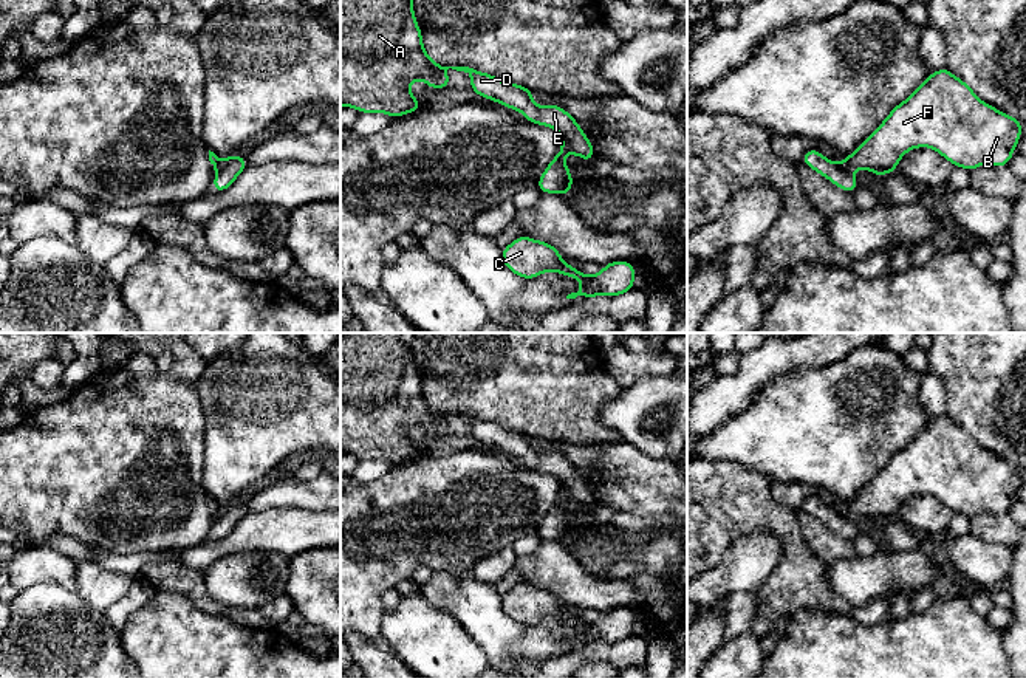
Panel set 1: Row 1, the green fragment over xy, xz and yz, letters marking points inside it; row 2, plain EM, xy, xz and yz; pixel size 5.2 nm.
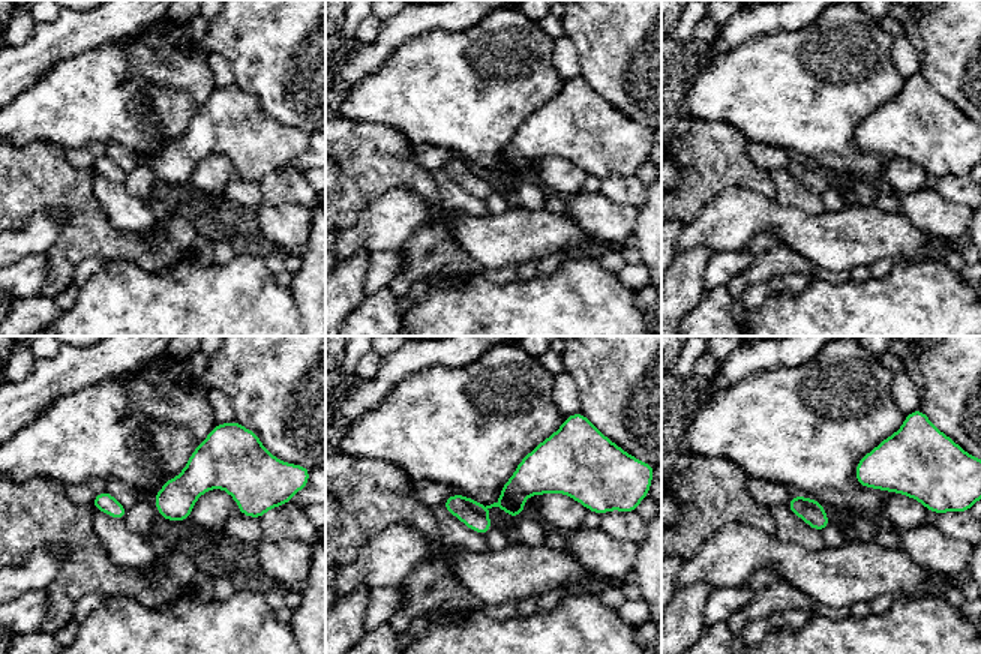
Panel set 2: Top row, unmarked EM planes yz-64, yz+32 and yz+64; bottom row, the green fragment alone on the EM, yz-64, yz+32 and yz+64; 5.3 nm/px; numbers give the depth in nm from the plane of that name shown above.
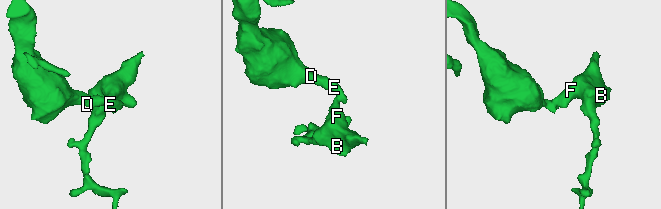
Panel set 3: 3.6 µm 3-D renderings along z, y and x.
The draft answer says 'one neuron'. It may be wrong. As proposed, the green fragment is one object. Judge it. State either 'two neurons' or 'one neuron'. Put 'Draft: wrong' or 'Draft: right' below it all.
two neurons
Draft: wrong

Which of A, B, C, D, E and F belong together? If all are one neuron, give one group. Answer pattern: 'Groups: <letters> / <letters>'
Groups: A D E / B C F

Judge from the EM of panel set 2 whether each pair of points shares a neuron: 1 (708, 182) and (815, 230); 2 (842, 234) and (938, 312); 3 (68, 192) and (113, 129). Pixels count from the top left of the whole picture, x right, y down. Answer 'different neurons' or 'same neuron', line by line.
1: different neurons
2: different neurons
3: different neurons

